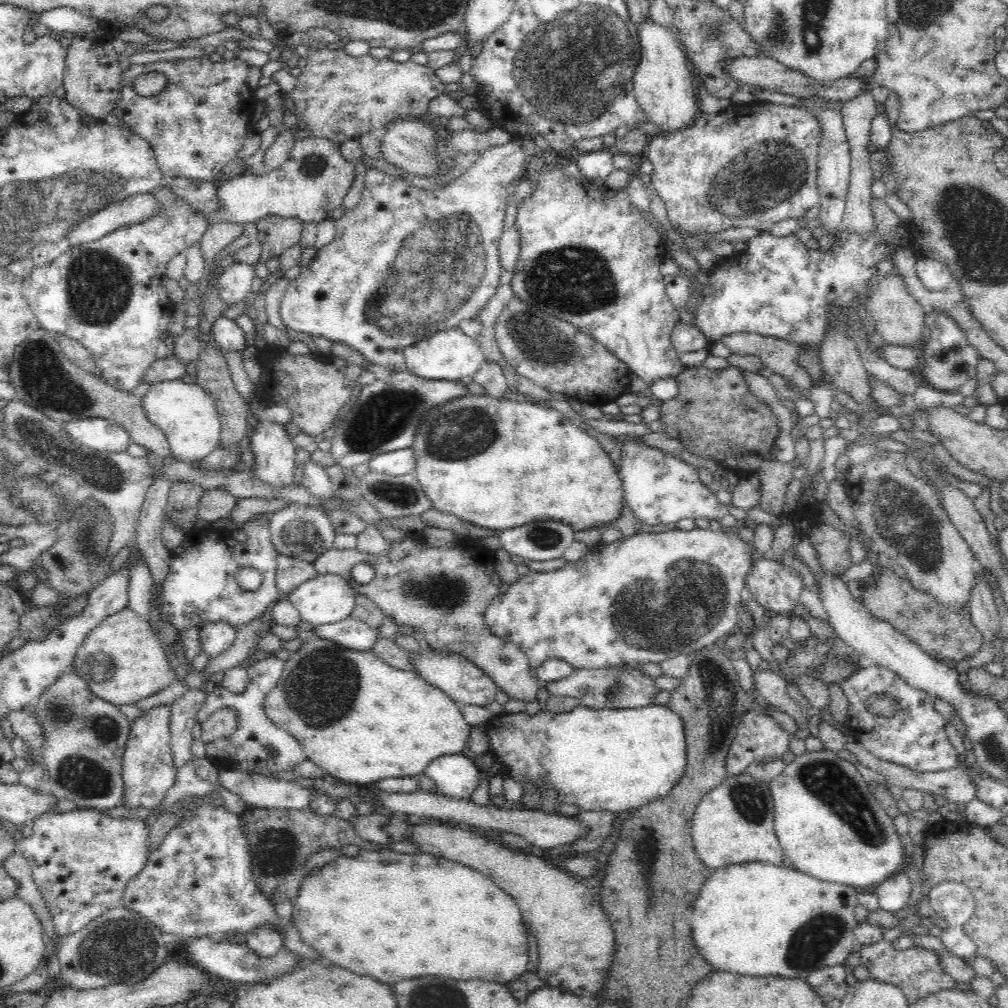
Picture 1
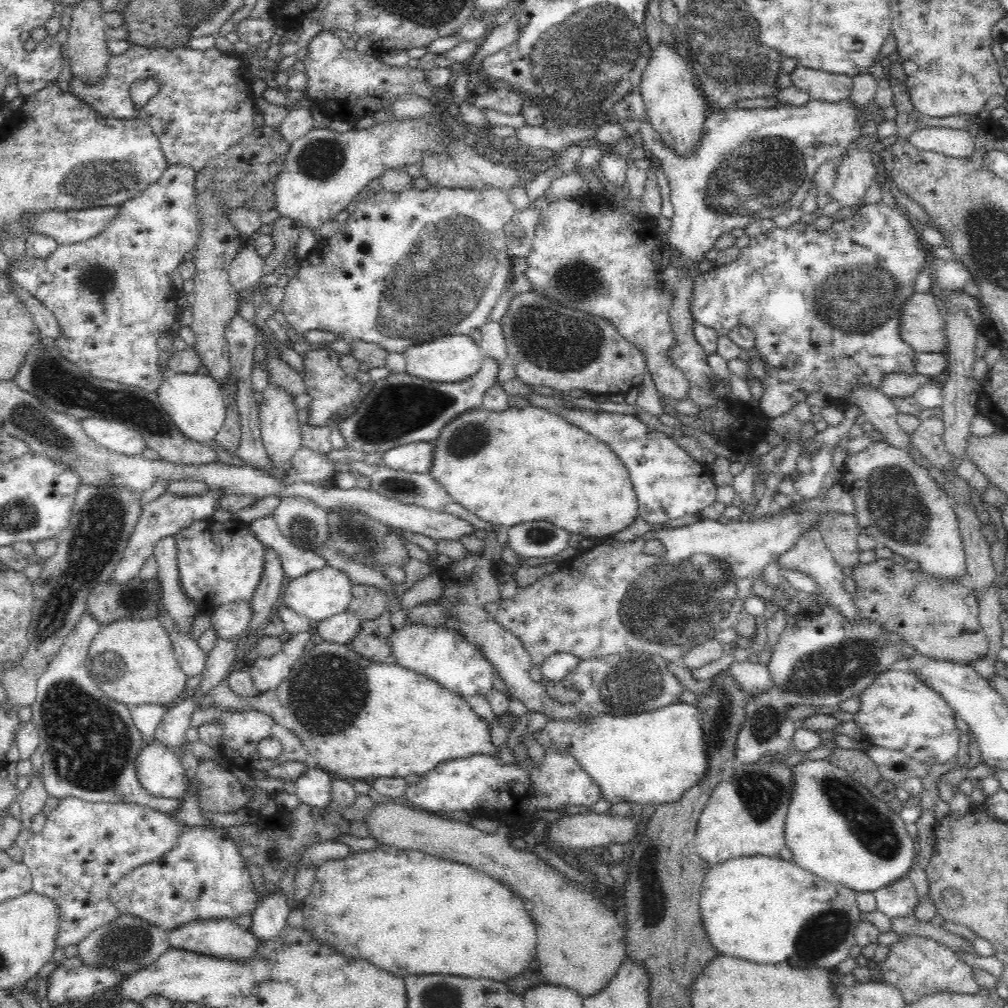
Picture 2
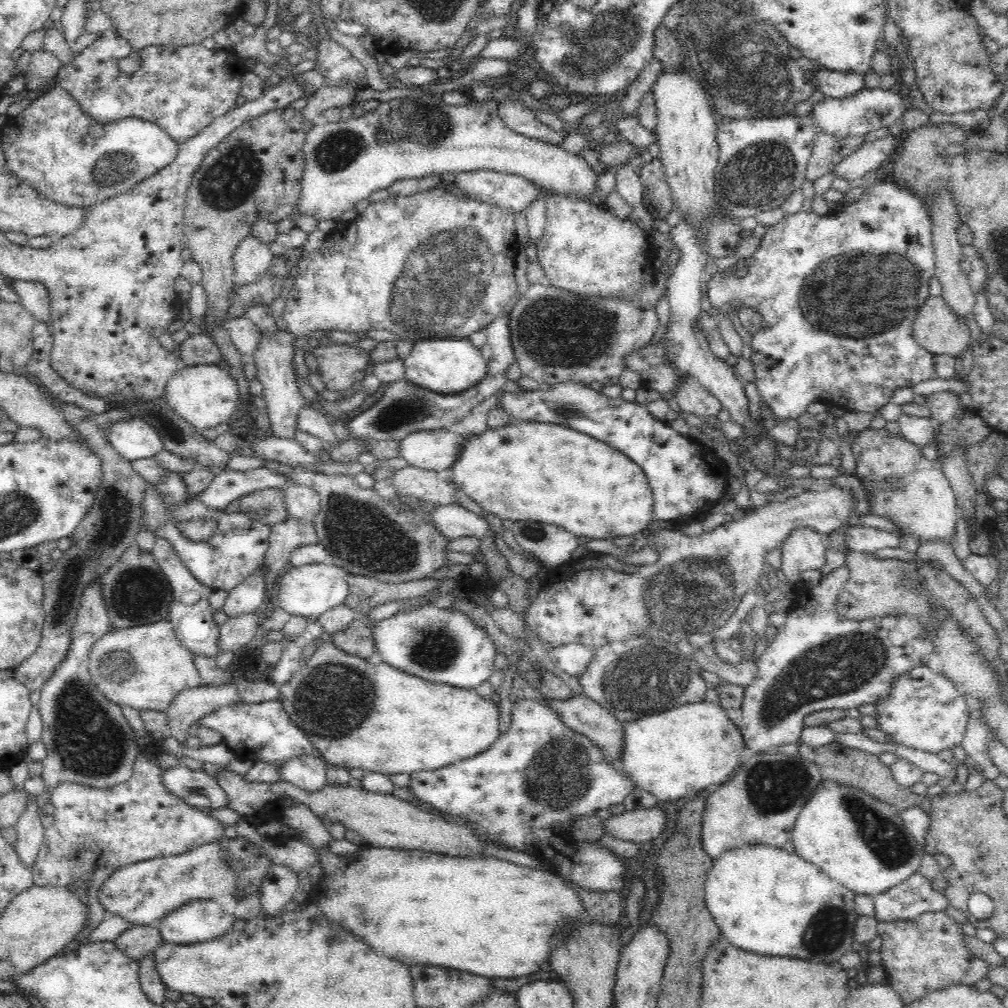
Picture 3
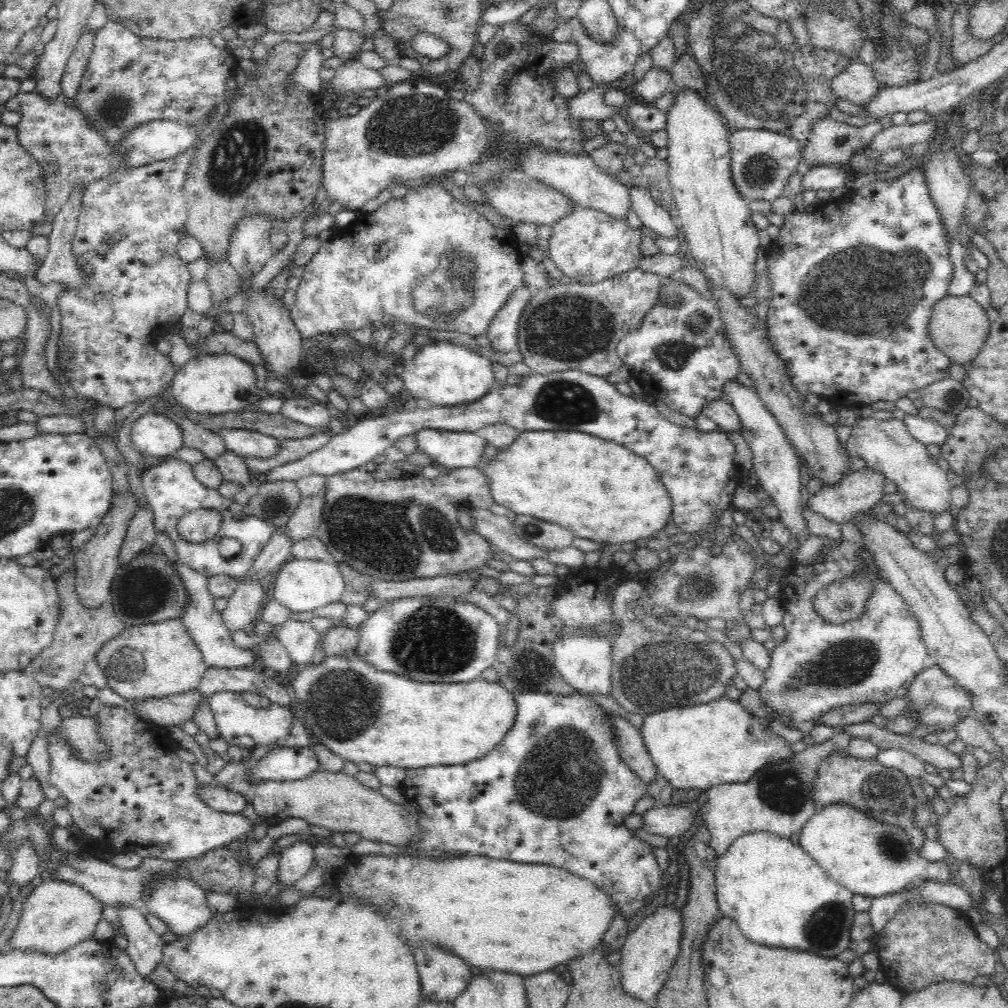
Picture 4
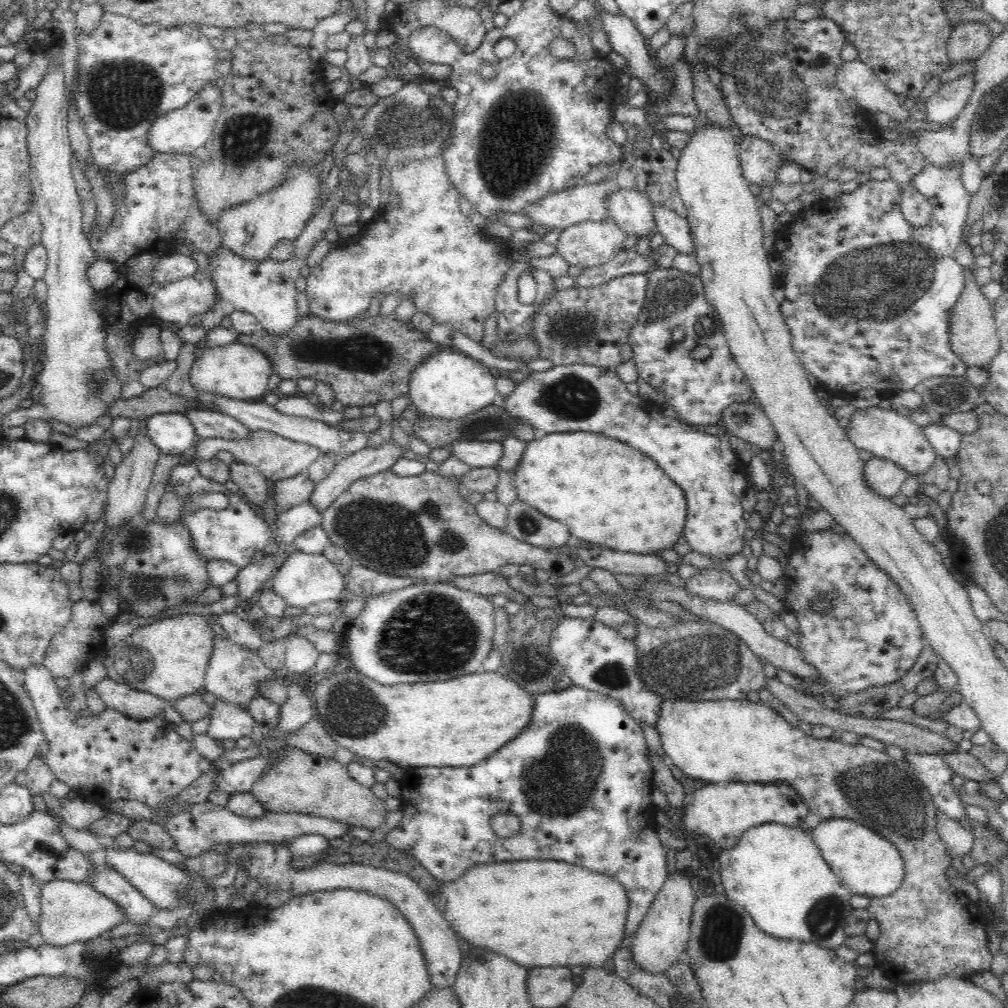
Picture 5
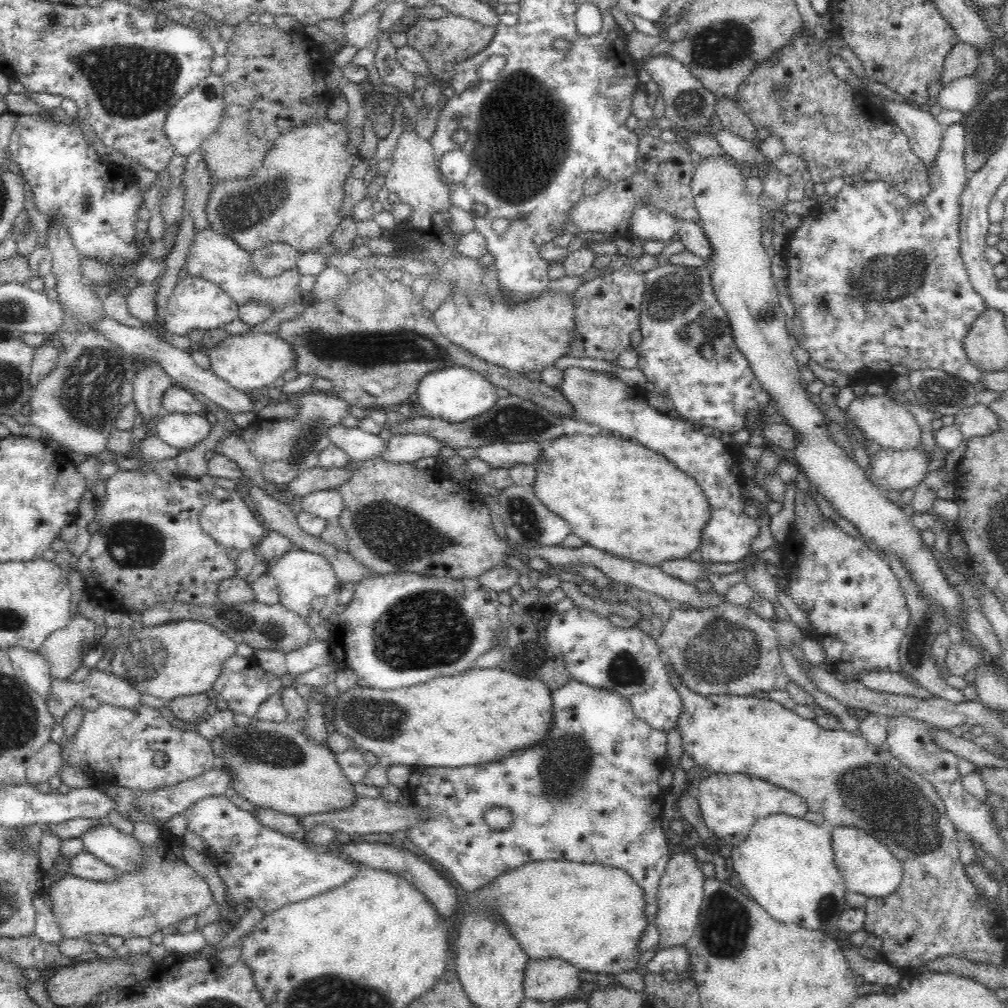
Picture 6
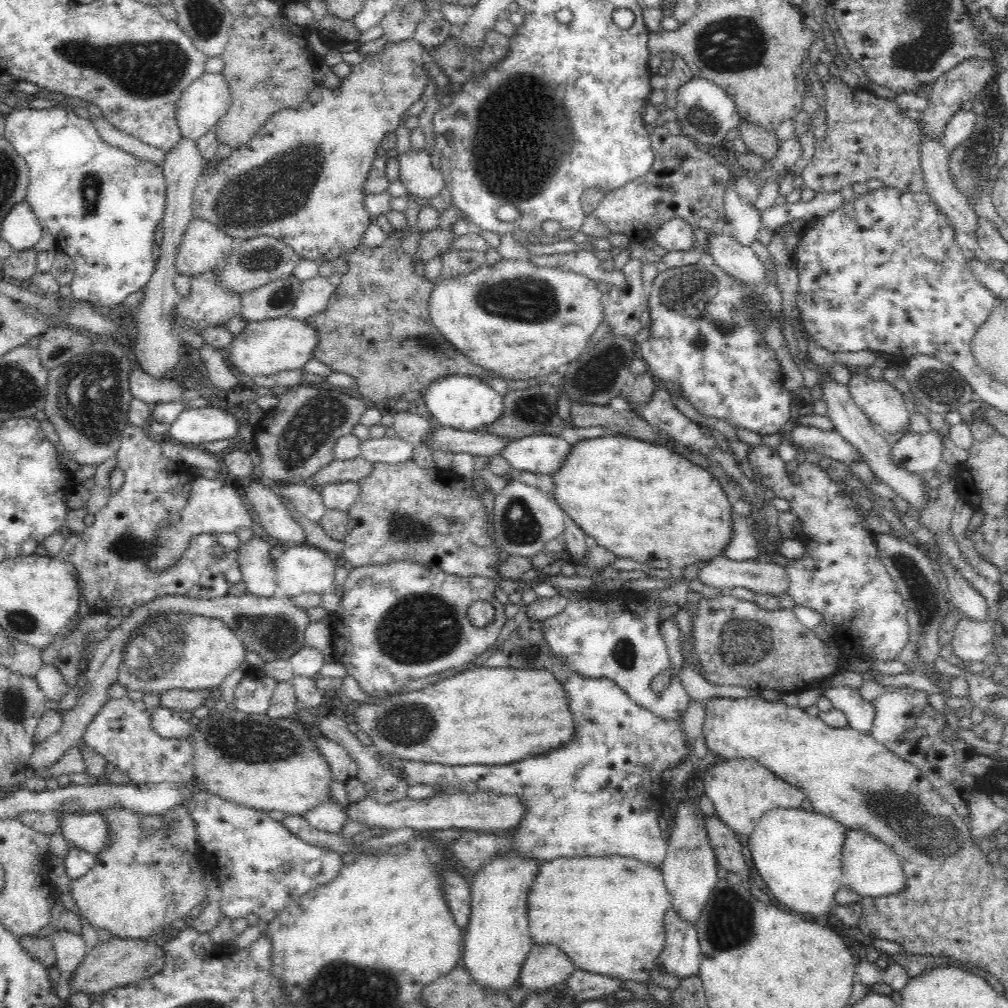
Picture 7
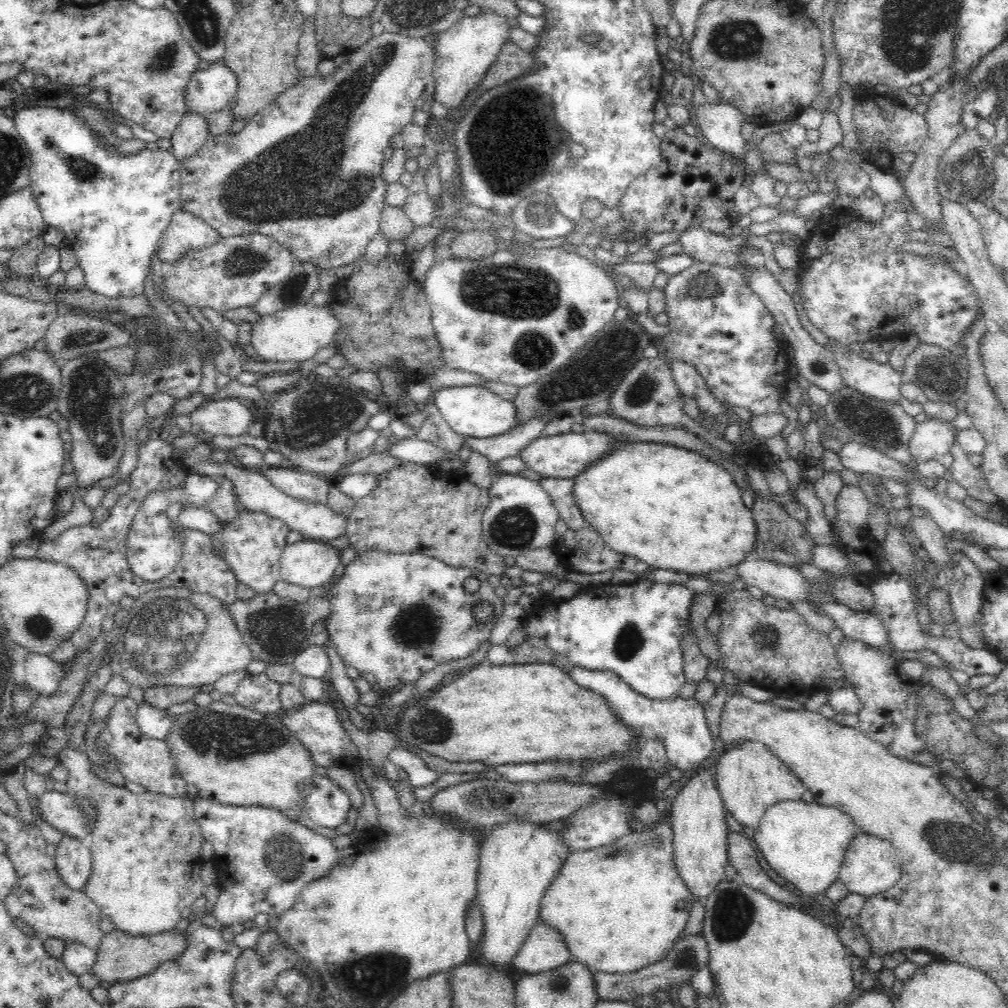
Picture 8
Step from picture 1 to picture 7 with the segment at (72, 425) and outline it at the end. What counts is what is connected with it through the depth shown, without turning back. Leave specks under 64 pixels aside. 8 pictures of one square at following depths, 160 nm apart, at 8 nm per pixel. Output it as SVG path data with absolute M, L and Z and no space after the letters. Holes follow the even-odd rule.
M210 405L184 409L168 426L167 437L182 444L204 444L232 438L236 434L236 420L223 408Z

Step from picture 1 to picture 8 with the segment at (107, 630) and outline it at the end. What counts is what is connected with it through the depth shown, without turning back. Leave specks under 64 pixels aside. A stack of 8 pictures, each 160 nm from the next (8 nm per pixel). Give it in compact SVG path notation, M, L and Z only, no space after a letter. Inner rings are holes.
M192 594L188 598L188 602L204 614L204 617L207 619L207 624L200 638L200 642L196 646L196 651L191 655L191 658L188 658L187 662L184 662L180 668L174 670L172 673L167 675L144 673L136 668L133 662L133 656L126 652L122 639L115 645L115 649L120 656L117 673L122 675L122 679L126 679L126 682L131 687L142 690L155 686L164 687L166 685L201 687L205 684L214 684L223 674L234 673L235 671L244 669L251 662L253 657L250 648L239 634L235 623L231 619L231 614L226 612L226 604L223 604L218 598L209 596L208 594Z

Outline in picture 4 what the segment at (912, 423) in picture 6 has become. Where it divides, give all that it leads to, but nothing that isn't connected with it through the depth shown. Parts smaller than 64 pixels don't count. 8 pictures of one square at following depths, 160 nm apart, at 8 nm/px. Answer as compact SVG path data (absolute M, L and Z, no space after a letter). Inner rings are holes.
M873 417L856 420L851 426L846 450L848 456L864 460L866 469L878 471L884 475L884 479L894 482L895 492L902 495L907 510L923 510L932 518L949 512L952 488L949 478L940 465L930 459L931 454L926 451L926 445L908 433L903 420L894 417L881 421Z

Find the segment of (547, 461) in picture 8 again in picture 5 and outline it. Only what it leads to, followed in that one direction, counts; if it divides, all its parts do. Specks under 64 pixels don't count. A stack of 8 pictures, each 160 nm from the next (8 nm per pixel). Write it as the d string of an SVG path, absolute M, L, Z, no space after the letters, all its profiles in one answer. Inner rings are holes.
M452 440L448 445L450 456L468 464L470 468L494 467L502 456L502 443L492 440Z

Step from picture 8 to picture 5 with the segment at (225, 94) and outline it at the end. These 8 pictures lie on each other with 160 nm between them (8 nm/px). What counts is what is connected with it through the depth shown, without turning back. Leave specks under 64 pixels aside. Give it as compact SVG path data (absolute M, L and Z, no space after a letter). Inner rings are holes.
M220 81L210 83L180 110L172 110L160 116L149 129L148 147L155 154L179 153L190 155L211 138L216 122L223 110Z

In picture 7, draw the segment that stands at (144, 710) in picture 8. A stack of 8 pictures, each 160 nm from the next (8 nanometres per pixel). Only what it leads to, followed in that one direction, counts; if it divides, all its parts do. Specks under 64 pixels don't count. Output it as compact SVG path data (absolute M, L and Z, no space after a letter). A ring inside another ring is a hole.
M158 707L151 710L151 721L154 731L168 739L189 737L194 730L191 716L172 709Z

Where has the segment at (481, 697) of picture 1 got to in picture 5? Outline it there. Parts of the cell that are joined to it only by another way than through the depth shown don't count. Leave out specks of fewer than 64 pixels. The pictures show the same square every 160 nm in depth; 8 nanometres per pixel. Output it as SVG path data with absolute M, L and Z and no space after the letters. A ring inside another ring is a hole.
M440 582L416 583L416 586L390 594L370 596L364 610L352 620L352 626L346 632L346 648L352 654L354 669L380 684L436 682L479 673L493 650L495 608L489 598Z

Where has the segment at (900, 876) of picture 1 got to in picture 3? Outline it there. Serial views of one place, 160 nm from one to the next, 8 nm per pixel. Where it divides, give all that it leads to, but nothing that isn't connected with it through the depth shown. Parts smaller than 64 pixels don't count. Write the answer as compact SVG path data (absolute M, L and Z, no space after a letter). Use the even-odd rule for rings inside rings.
M915 873L886 892L874 895L877 920L894 922L922 914L941 913L948 906L948 899L944 893L932 890L930 881Z

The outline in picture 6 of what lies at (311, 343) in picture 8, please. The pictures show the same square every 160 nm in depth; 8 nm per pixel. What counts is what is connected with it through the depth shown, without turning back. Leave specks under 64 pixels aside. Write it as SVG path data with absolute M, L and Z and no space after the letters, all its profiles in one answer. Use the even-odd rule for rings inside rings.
M250 331L239 335L227 335L216 346L206 348L205 353L209 358L208 370L242 393L271 387L278 376L294 367L294 351L290 343L268 332Z

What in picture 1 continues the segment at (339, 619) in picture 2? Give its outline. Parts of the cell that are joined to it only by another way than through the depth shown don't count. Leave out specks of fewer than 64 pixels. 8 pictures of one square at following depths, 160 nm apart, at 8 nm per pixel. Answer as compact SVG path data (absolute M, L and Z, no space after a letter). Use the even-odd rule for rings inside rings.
M348 617L336 624L324 624L311 629L313 635L331 640L343 648L358 651L372 651L380 638L378 630L360 620Z

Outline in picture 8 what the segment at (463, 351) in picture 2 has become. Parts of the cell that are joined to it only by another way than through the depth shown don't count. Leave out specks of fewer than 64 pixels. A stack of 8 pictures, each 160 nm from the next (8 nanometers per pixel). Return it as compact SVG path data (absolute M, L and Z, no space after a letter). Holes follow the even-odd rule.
M482 385L442 387L434 392L433 396L433 404L438 408L444 420L454 432L463 436L488 438L488 436L508 432L516 426L514 403L502 399Z

